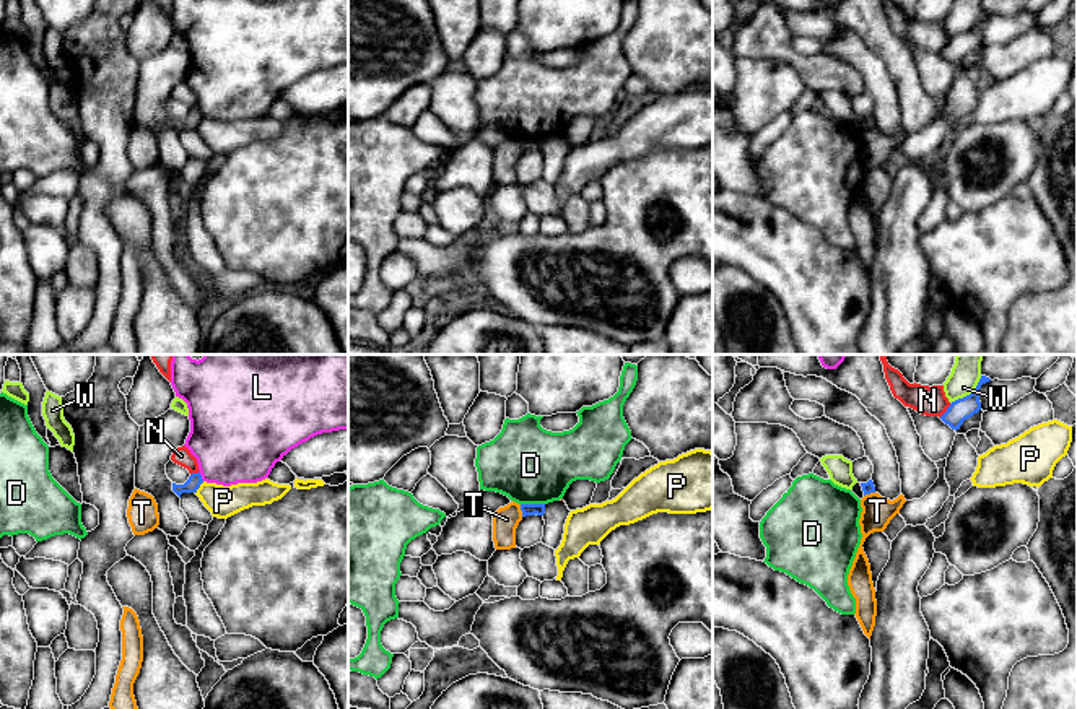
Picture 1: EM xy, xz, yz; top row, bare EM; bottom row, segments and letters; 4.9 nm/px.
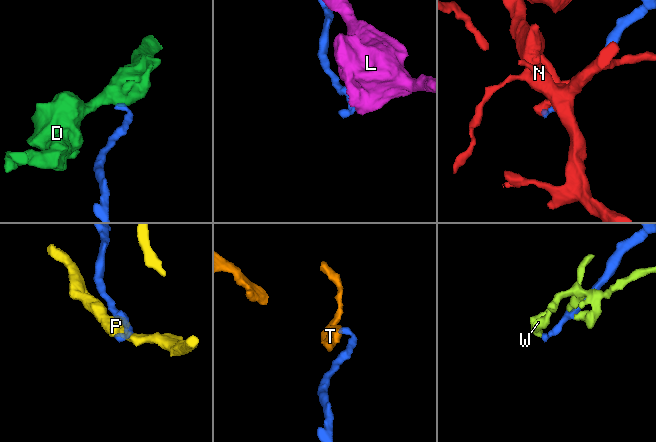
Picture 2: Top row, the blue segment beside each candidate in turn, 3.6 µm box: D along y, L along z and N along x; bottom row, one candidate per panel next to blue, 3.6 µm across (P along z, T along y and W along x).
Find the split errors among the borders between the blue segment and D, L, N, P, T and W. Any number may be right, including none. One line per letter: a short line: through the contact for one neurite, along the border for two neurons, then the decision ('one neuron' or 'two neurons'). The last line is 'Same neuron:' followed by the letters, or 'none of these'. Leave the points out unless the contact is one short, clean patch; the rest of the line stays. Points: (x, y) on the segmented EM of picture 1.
D: line xz (521, 503), (544, 504); two neurons
L: two neurons
N: two neurons
P: line xy (204, 482), (196, 493); two neurons
T: two neurons
W: two neurons
Same neuron: none of these

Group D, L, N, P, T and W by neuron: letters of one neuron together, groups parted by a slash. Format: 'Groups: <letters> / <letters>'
Groups: D / L / N / P / T / W

